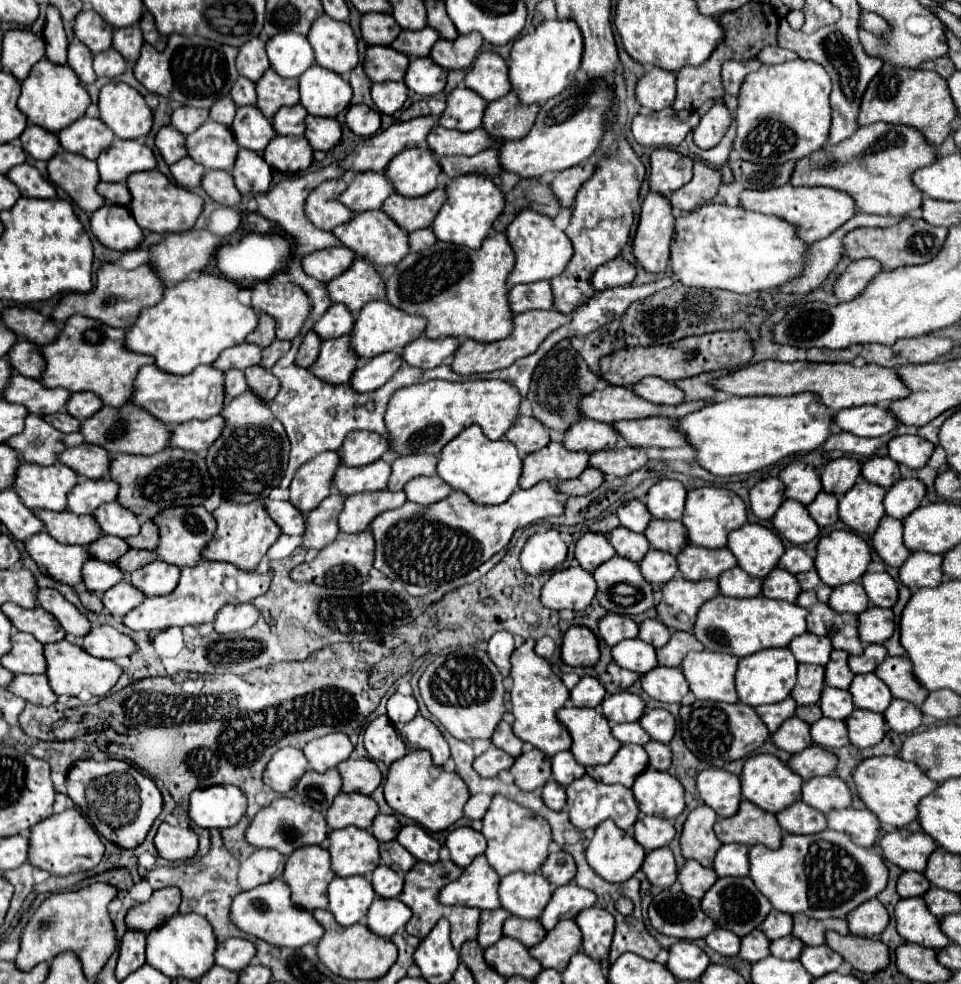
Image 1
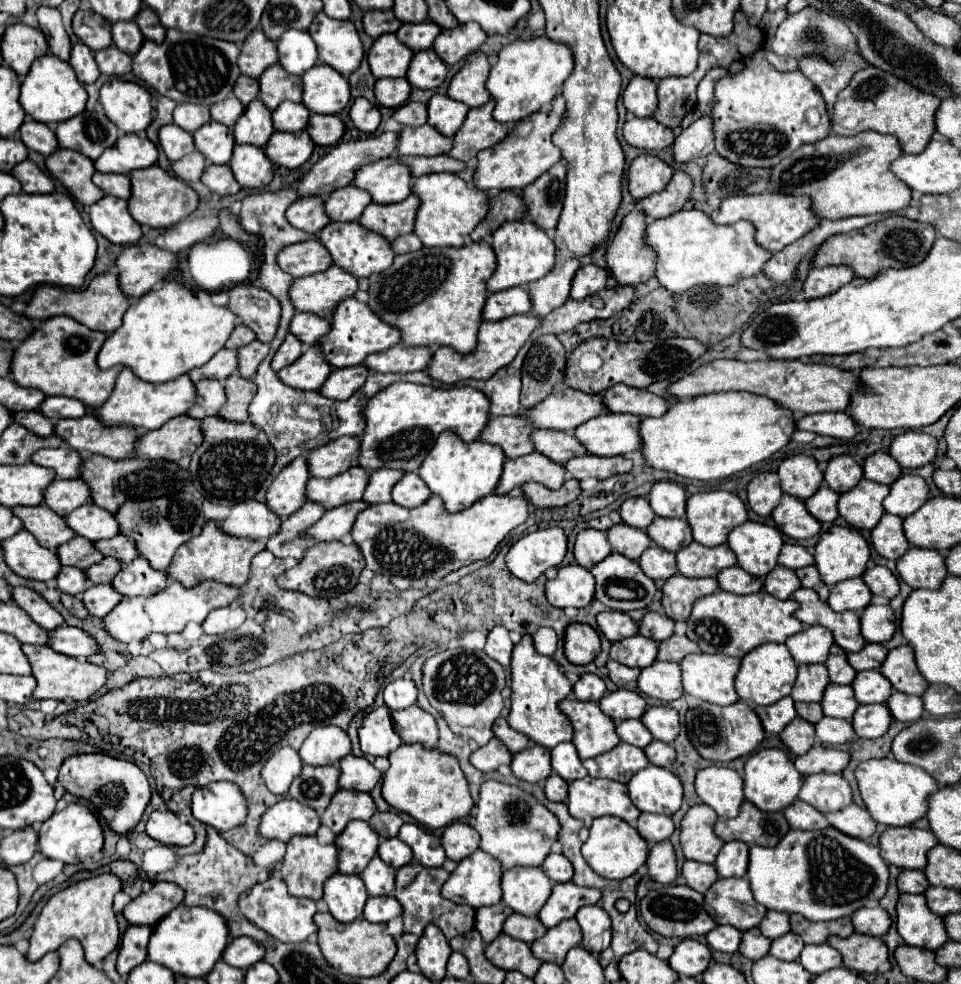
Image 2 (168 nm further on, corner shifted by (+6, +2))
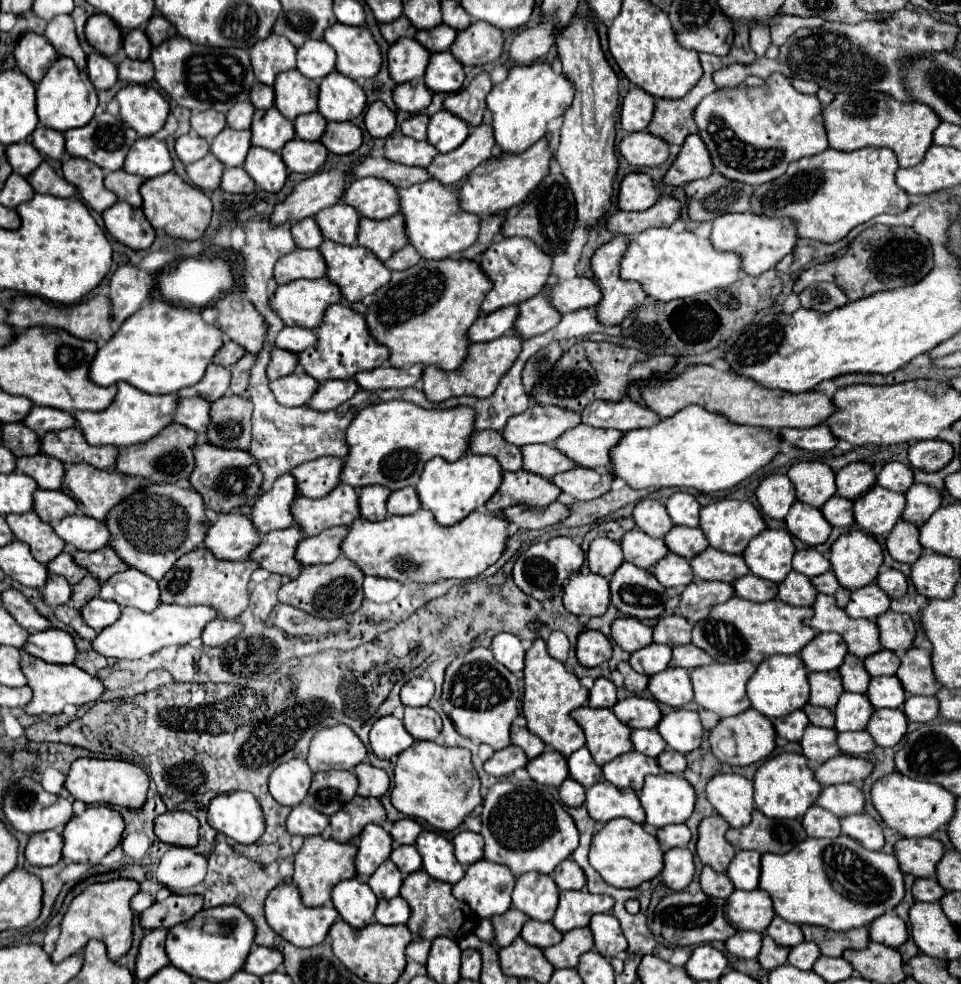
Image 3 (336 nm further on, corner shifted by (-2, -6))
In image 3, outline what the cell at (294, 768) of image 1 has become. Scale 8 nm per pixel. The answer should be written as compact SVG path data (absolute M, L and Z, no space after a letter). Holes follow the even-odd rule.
M293 758L277 766L269 776L269 792L283 806L297 806L303 802L311 784L313 772L303 758Z

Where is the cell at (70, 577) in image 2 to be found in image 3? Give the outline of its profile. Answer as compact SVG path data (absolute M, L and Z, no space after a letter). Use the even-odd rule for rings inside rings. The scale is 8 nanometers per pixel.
M51 576L43 588L43 596L49 606L69 604L71 602L71 584L63 576Z

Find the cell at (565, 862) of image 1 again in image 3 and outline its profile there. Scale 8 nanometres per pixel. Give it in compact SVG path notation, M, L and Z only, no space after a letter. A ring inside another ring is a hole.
M563 860L555 872L553 872L553 880L561 890L569 890L569 888L585 888L585 874L583 870L573 862L573 860Z

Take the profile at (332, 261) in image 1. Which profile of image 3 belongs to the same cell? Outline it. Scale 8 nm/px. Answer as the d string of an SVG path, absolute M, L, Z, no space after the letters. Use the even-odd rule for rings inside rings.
M297 248L295 252L283 256L275 264L275 280L279 284L287 284L299 278L323 278L327 274L327 264L323 260L323 254L315 248L311 250L301 250Z

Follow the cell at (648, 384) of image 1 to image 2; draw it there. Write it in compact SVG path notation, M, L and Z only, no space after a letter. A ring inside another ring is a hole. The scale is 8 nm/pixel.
M623 384L611 386L603 392L603 404L609 412L615 414L633 414L633 416L663 416L667 412L667 400L655 396L647 390L627 388Z

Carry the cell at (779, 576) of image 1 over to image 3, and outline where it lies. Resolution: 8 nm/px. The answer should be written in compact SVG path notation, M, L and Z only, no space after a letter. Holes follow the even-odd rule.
M795 570L787 574L787 578L779 584L779 592L777 592L777 598L791 606L811 606L815 602L815 596L817 592L811 580Z

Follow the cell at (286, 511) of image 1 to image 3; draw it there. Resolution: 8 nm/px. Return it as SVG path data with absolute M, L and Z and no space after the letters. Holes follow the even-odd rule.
M241 512L219 514L219 520L205 536L205 546L223 560L247 560L259 542L259 530L251 518Z

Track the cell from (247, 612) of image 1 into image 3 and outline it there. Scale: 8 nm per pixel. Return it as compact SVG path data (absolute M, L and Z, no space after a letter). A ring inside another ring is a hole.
M217 616L211 624L207 624L207 628L203 630L203 644L205 646L221 646L225 642L229 642L231 638L239 636L243 630L243 626L235 620L227 620L223 616Z

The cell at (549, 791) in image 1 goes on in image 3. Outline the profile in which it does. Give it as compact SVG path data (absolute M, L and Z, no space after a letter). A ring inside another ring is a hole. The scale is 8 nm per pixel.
M567 778L567 780L559 786L559 796L561 796L561 802L563 802L565 806L577 808L577 806L581 806L583 800L585 800L585 788L583 788L579 782Z

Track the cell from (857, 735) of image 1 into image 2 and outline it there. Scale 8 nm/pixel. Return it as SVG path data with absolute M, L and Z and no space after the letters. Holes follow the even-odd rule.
M885 704L859 706L851 720L857 736L861 738L879 738L889 730L891 712Z

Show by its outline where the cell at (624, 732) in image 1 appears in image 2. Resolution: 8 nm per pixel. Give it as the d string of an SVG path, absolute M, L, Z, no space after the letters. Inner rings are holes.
M623 720L617 724L617 734L623 742L629 742L629 744L635 744L637 748L645 748L653 736L651 732L643 726L641 720Z

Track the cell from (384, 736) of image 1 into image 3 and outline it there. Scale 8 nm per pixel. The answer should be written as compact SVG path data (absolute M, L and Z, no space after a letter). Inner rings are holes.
M395 716L379 718L369 732L369 740L371 740L373 752L381 760L391 760L399 756L403 750L407 750L415 742L403 728L401 720L397 720Z

